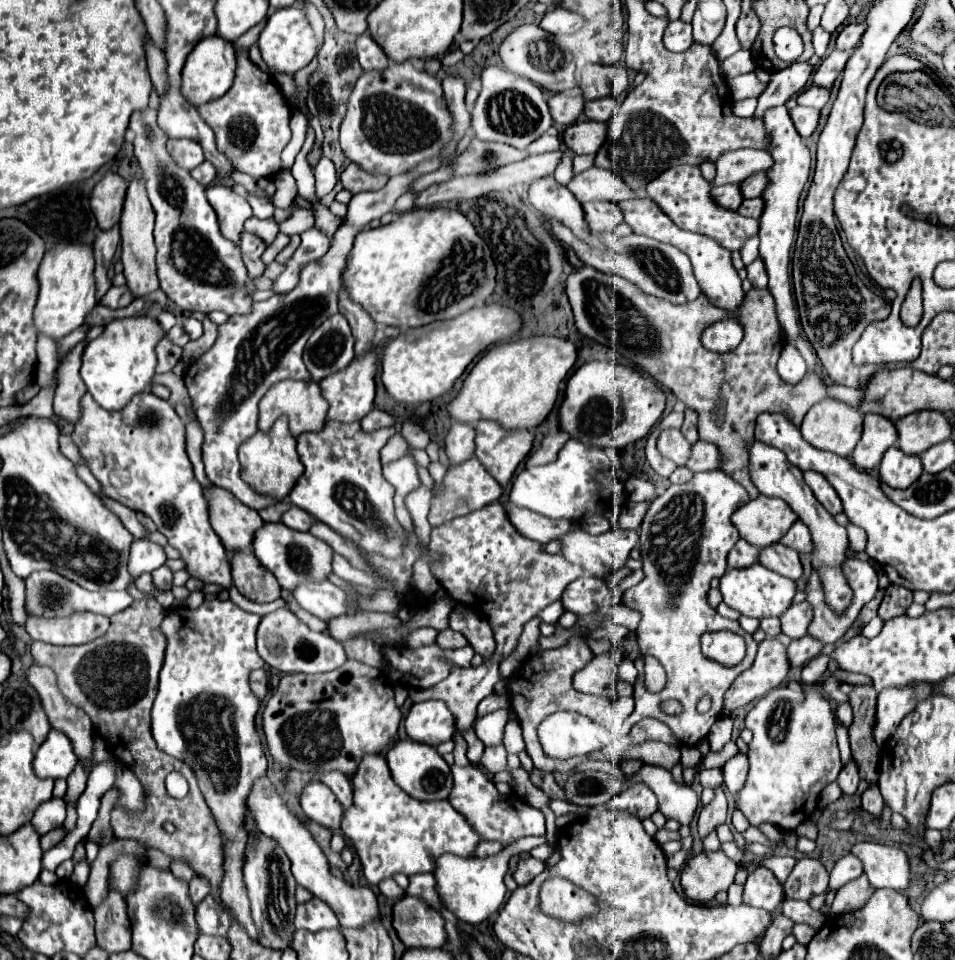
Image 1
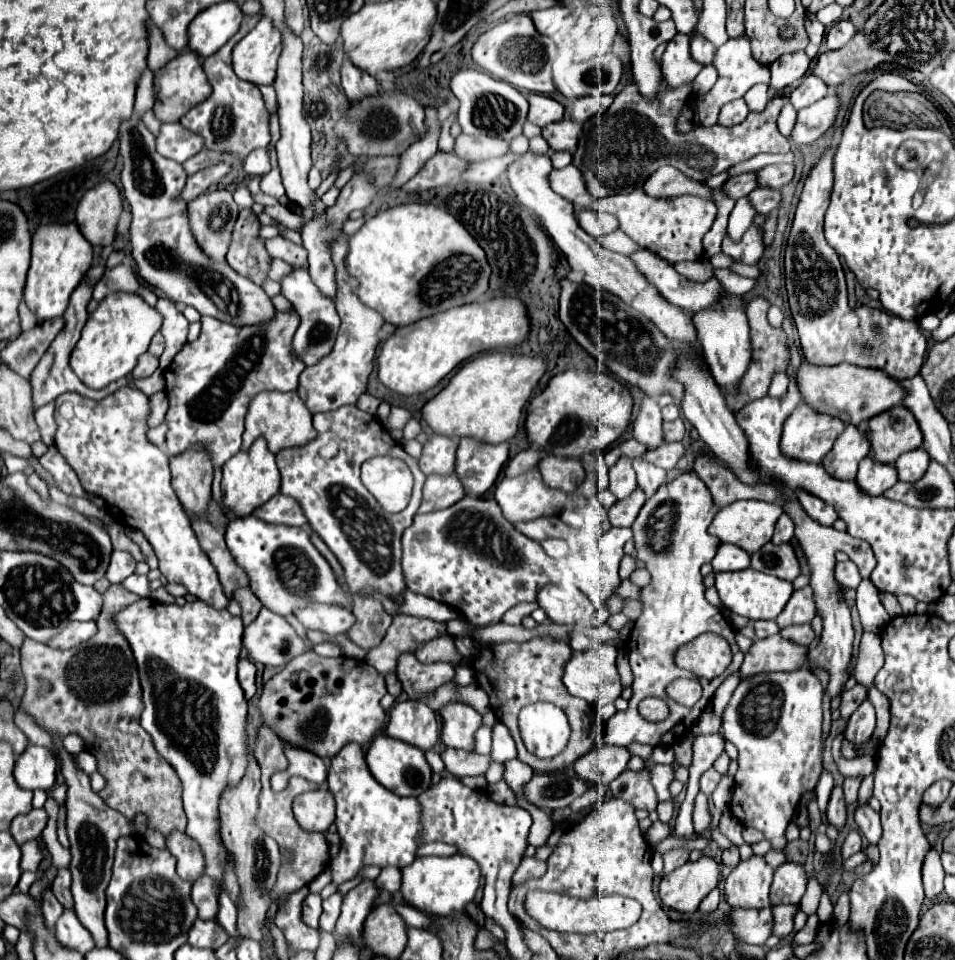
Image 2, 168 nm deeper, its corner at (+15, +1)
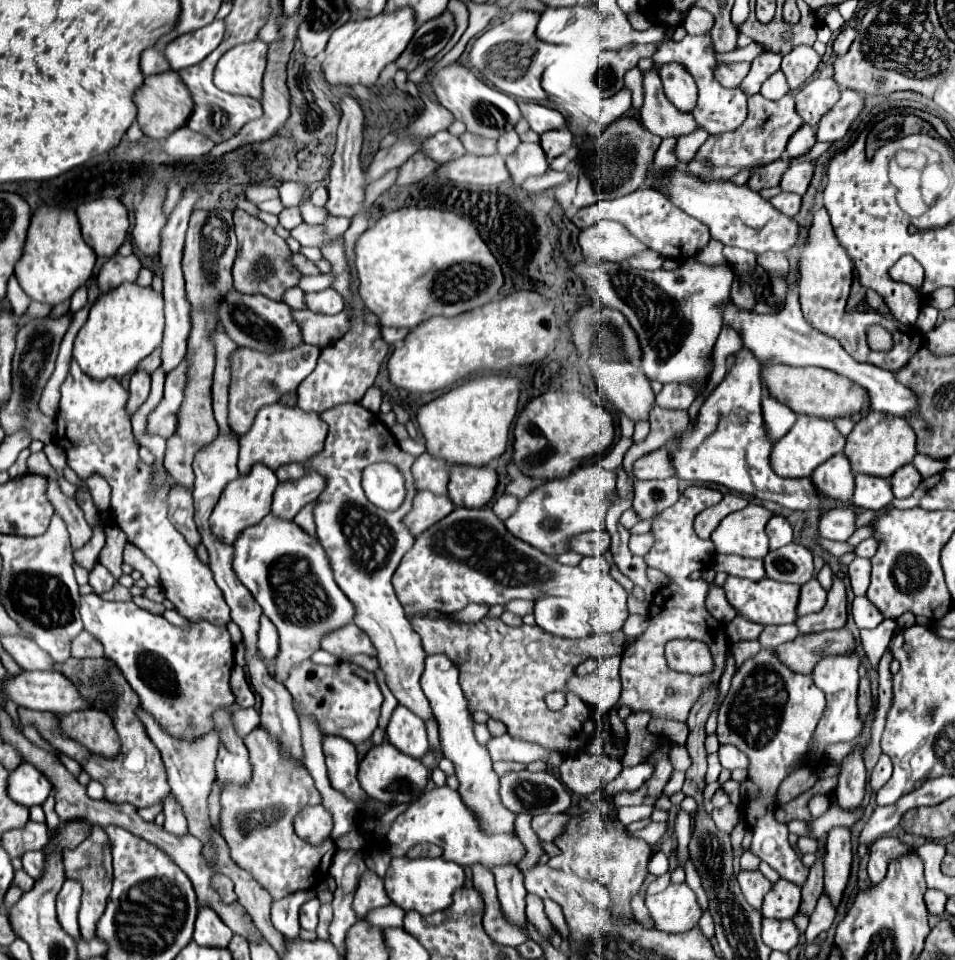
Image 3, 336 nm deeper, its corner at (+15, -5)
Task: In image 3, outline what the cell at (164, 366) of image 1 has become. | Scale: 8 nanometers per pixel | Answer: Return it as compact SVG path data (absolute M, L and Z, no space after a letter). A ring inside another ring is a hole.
M135 371L131 375L131 385L129 385L129 401L127 401L127 413L133 415L147 399L151 387L151 375Z

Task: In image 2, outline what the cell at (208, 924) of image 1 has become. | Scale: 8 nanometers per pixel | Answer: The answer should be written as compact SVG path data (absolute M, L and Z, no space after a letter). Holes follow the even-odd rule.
M201 875L197 883L193 883L191 899L193 899L193 905L197 907L199 919L213 919L217 915L217 895L213 895L213 883L209 883L205 875Z

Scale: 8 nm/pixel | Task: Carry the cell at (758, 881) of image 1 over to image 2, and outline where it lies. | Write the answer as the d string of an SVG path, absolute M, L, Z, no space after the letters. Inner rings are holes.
M753 855L751 859L741 861L739 867L735 867L725 879L725 901L729 907L743 909L771 907L771 877L773 869L765 863L763 857Z

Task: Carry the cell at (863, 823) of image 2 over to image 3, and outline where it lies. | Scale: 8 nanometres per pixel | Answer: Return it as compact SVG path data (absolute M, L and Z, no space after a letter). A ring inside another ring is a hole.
M883 837L883 839L877 839L871 849L869 849L869 865L867 865L867 871L869 871L869 879L873 885L881 883L887 875L887 869L889 869L889 863L897 857L903 857L907 853L913 853L915 847L913 845L907 845L895 837Z

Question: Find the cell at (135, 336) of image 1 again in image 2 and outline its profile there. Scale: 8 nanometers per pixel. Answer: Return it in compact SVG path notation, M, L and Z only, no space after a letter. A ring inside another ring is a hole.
M109 295L109 299L103 299L91 313L81 331L81 339L77 341L69 361L73 373L95 391L129 375L137 357L147 351L153 335L161 329L161 323L161 315L139 295Z

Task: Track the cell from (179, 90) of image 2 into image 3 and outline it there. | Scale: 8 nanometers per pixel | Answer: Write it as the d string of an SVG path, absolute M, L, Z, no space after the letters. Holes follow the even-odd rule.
M165 71L161 75L149 75L145 77L143 85L135 91L133 103L137 105L137 123L141 131L151 139L165 139L175 129L183 127L189 119L189 113L193 111L193 101L189 97L189 91L185 85L181 85L181 79L175 71Z

